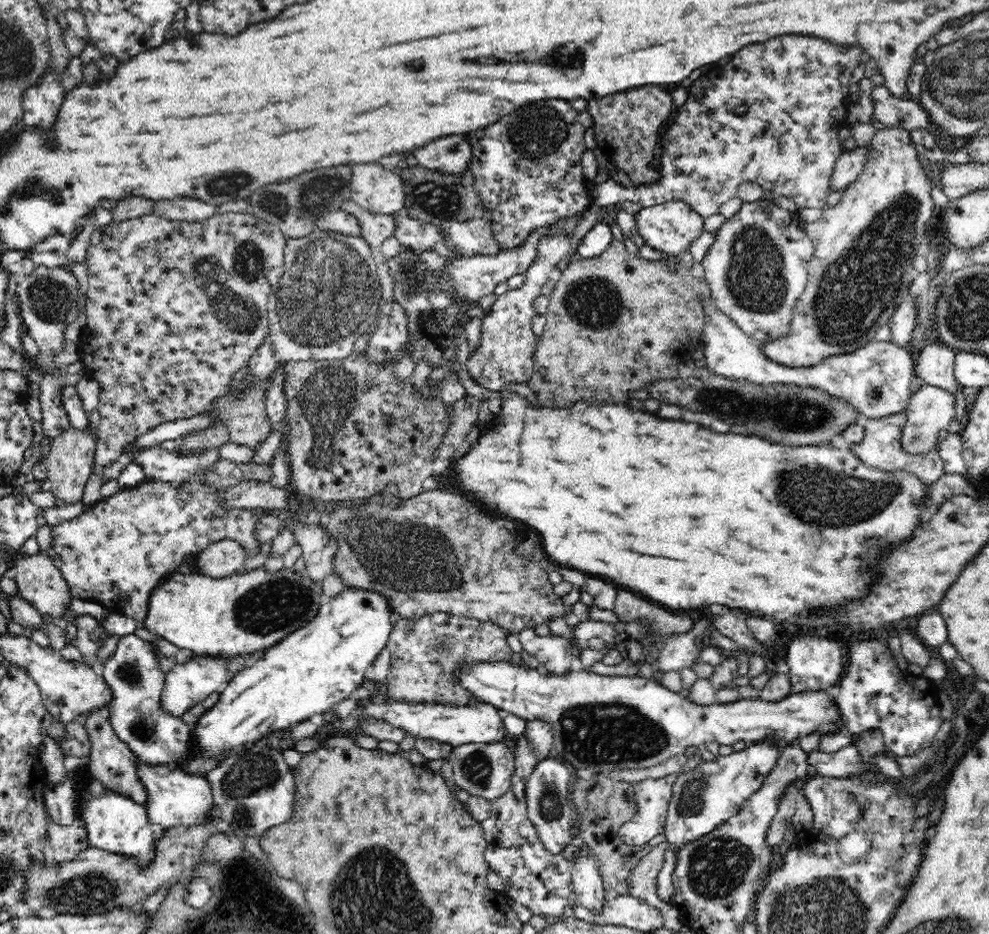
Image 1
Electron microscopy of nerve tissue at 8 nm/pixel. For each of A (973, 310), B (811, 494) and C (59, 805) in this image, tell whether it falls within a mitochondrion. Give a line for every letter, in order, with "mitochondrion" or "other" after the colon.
A: mitochondrion
B: mitochondrion
C: other

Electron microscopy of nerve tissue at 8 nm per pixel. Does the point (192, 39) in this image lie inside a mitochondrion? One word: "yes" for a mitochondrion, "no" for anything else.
no

